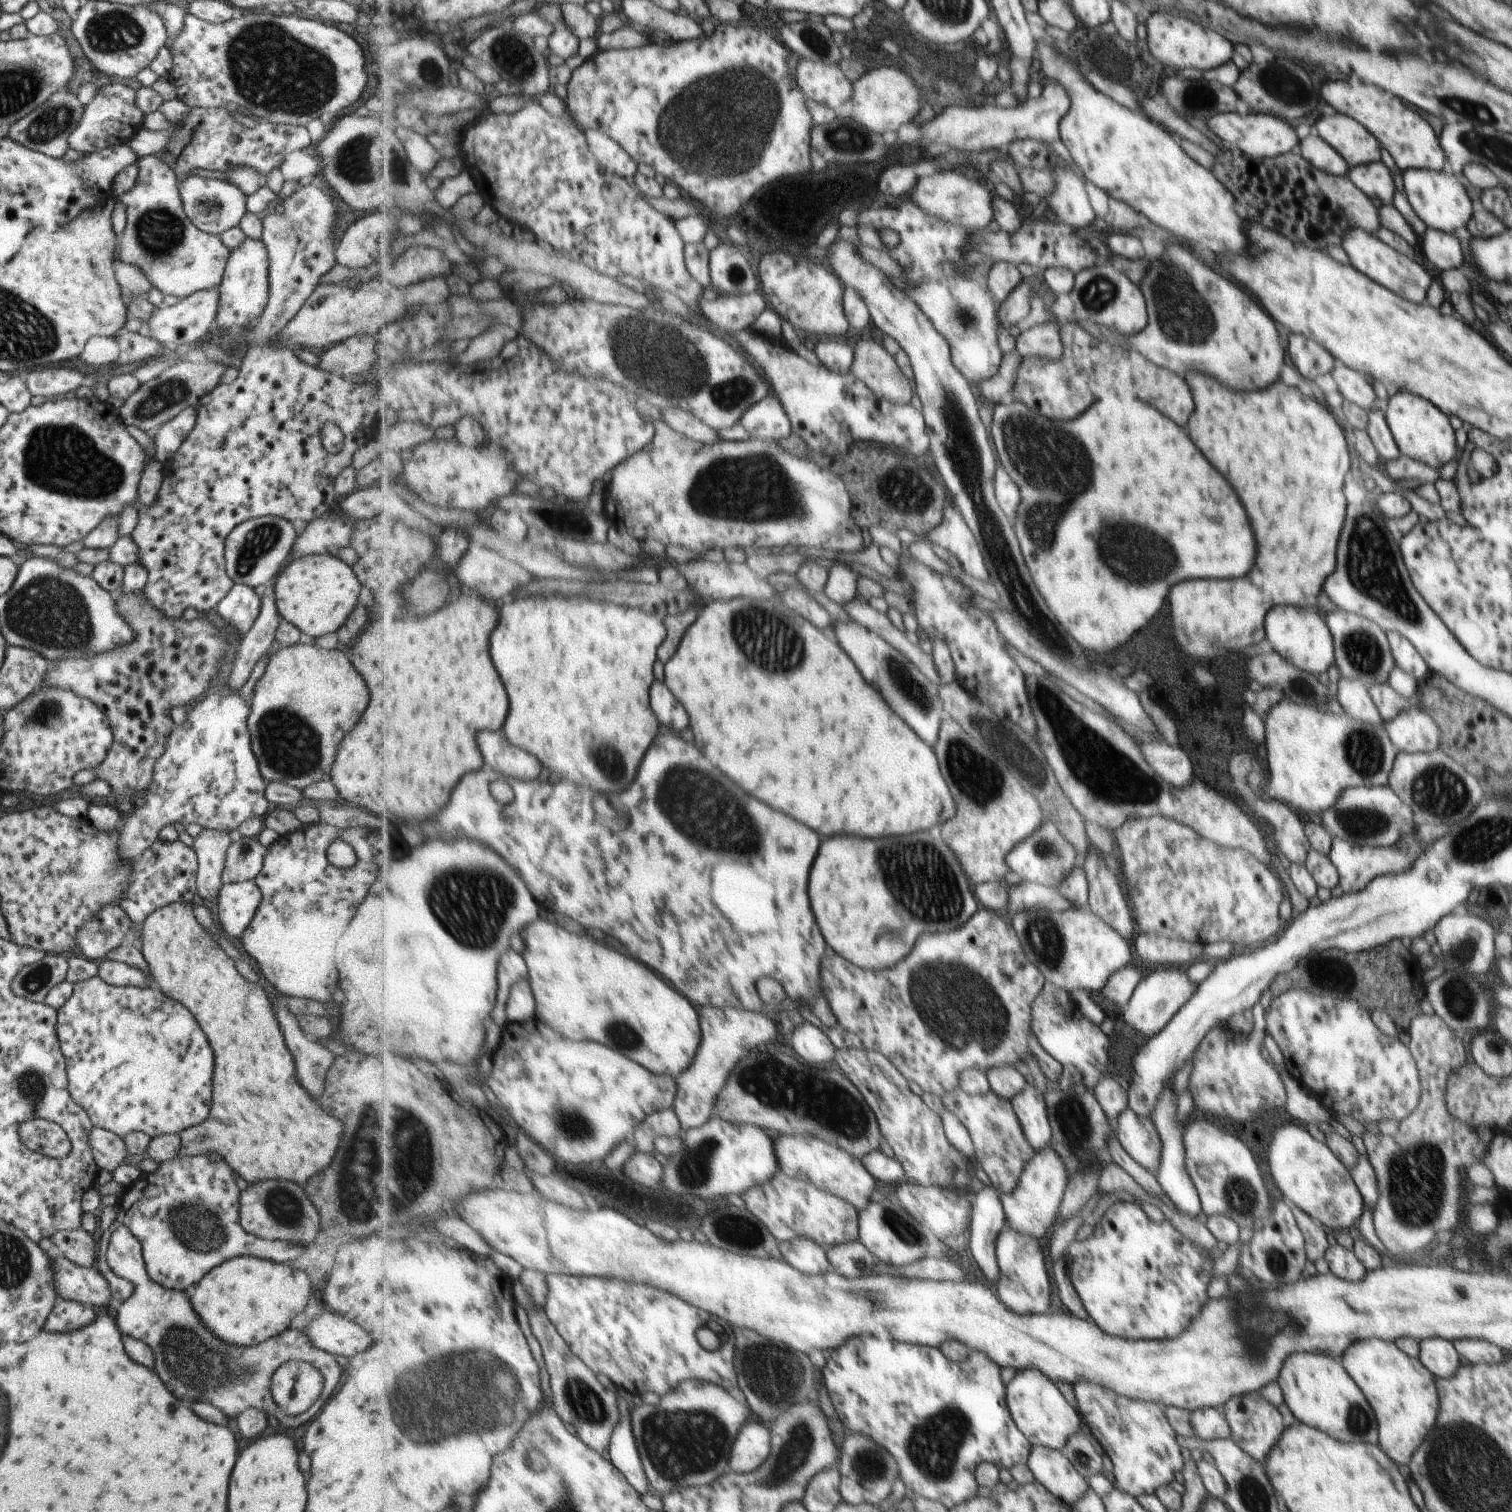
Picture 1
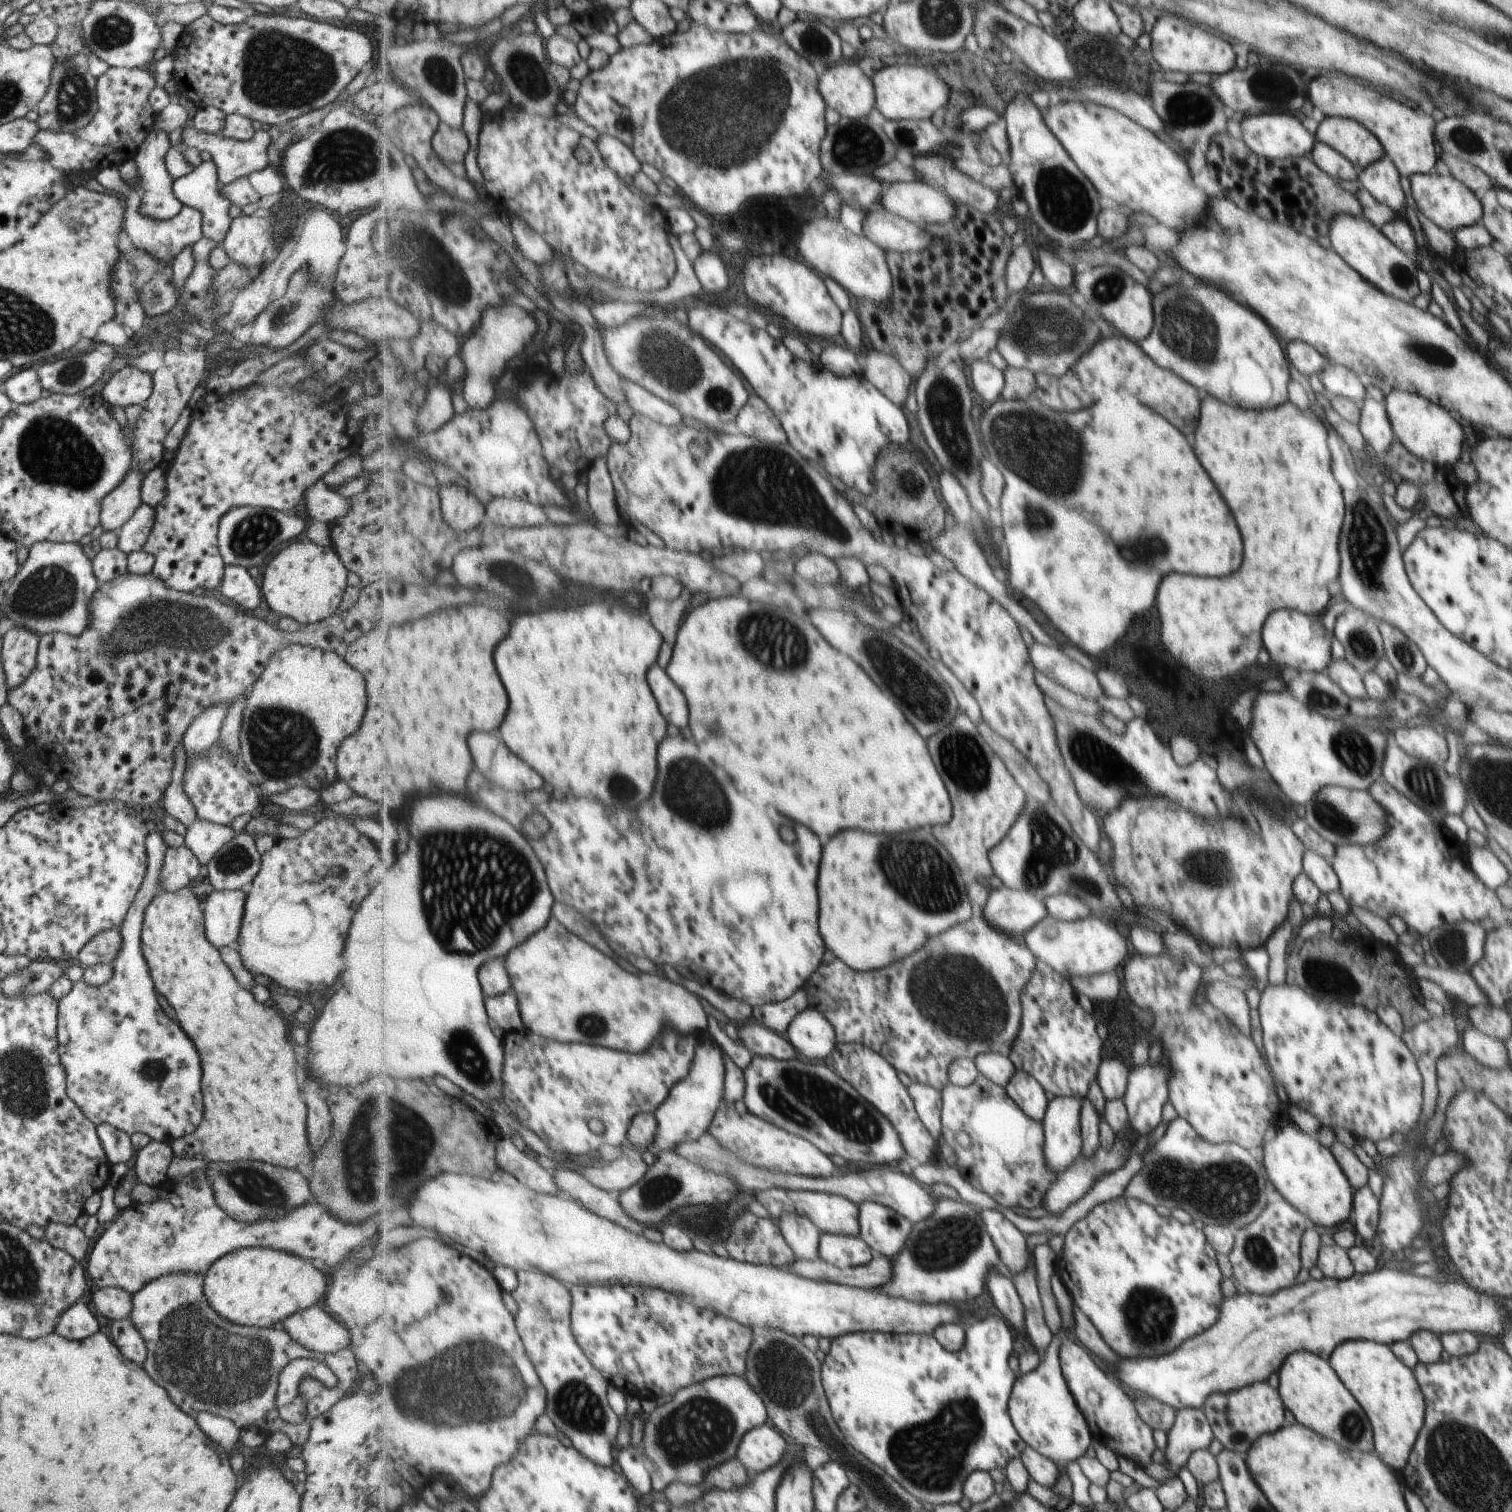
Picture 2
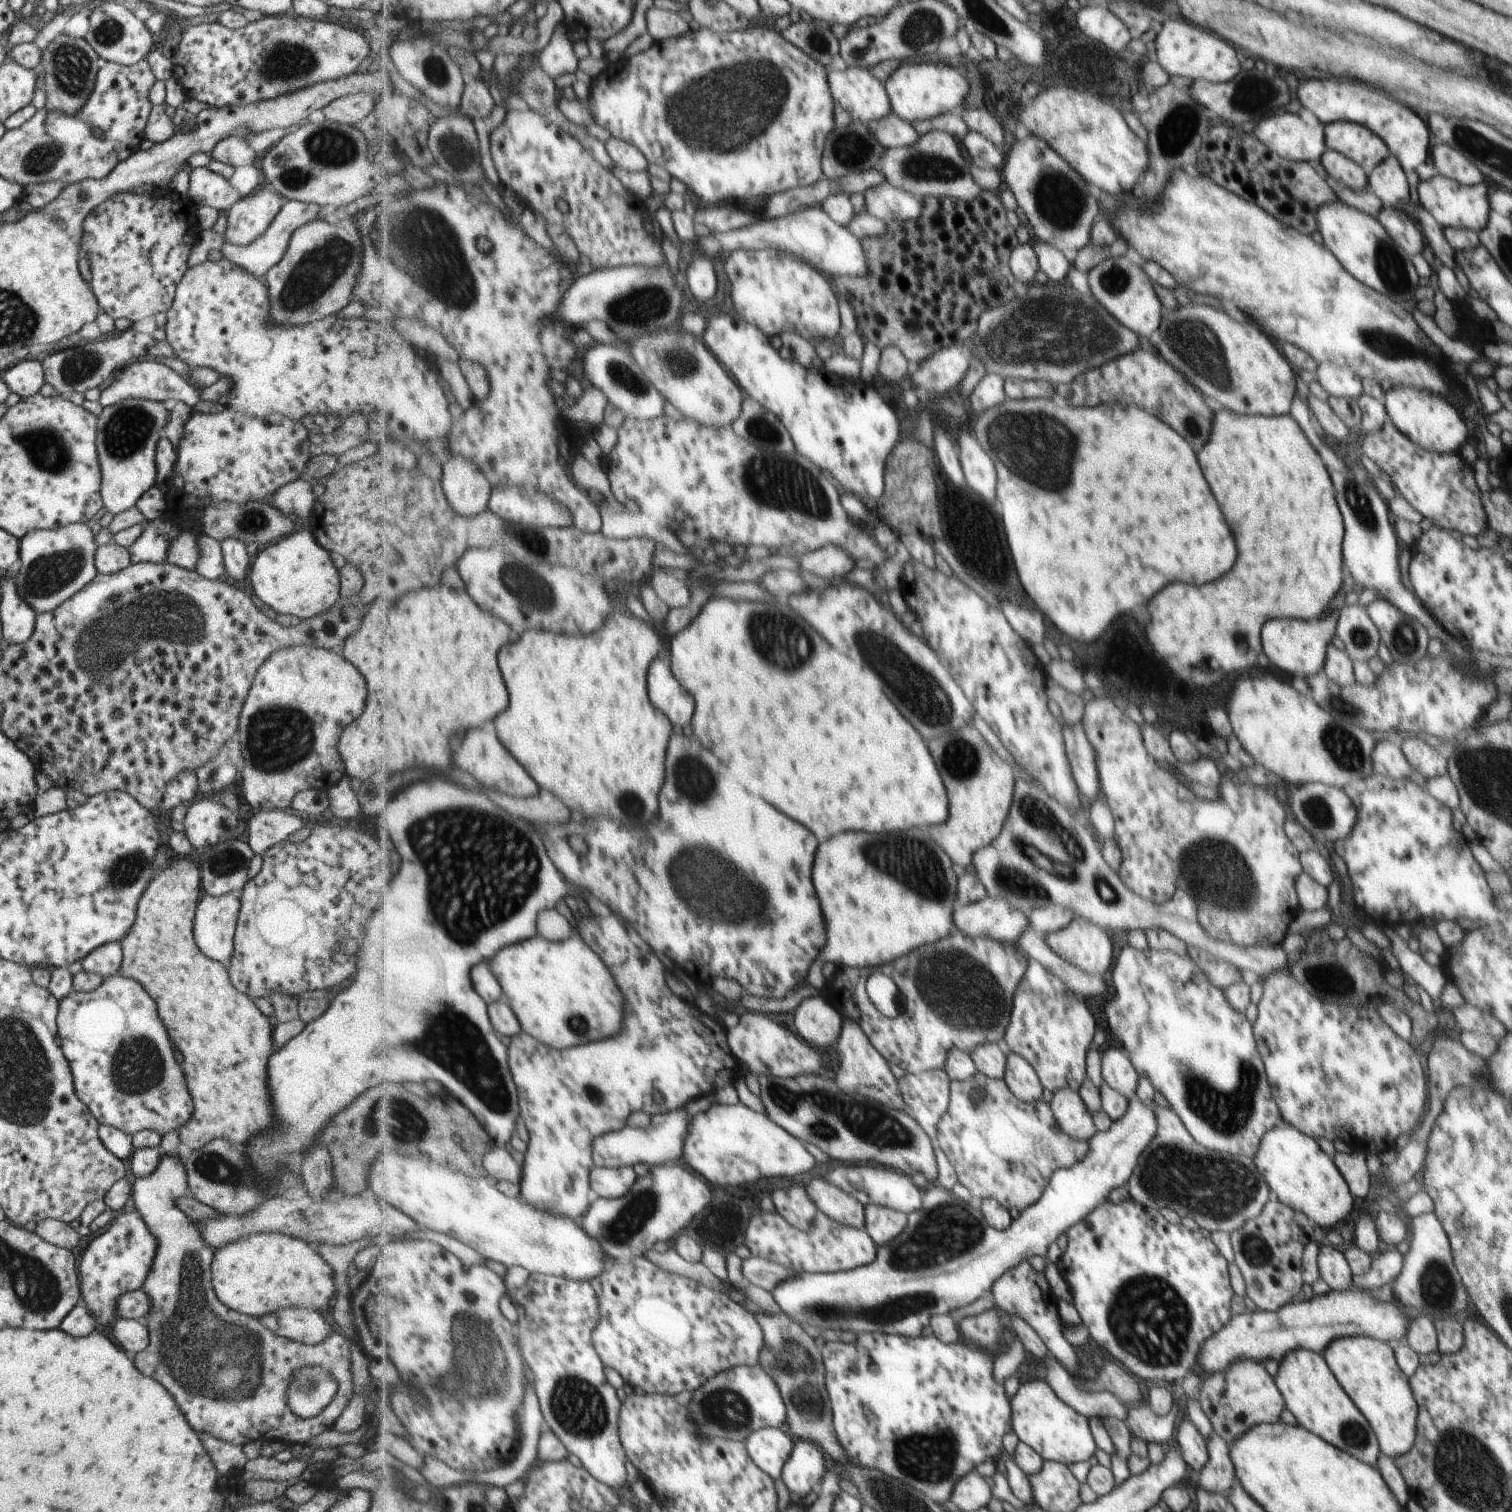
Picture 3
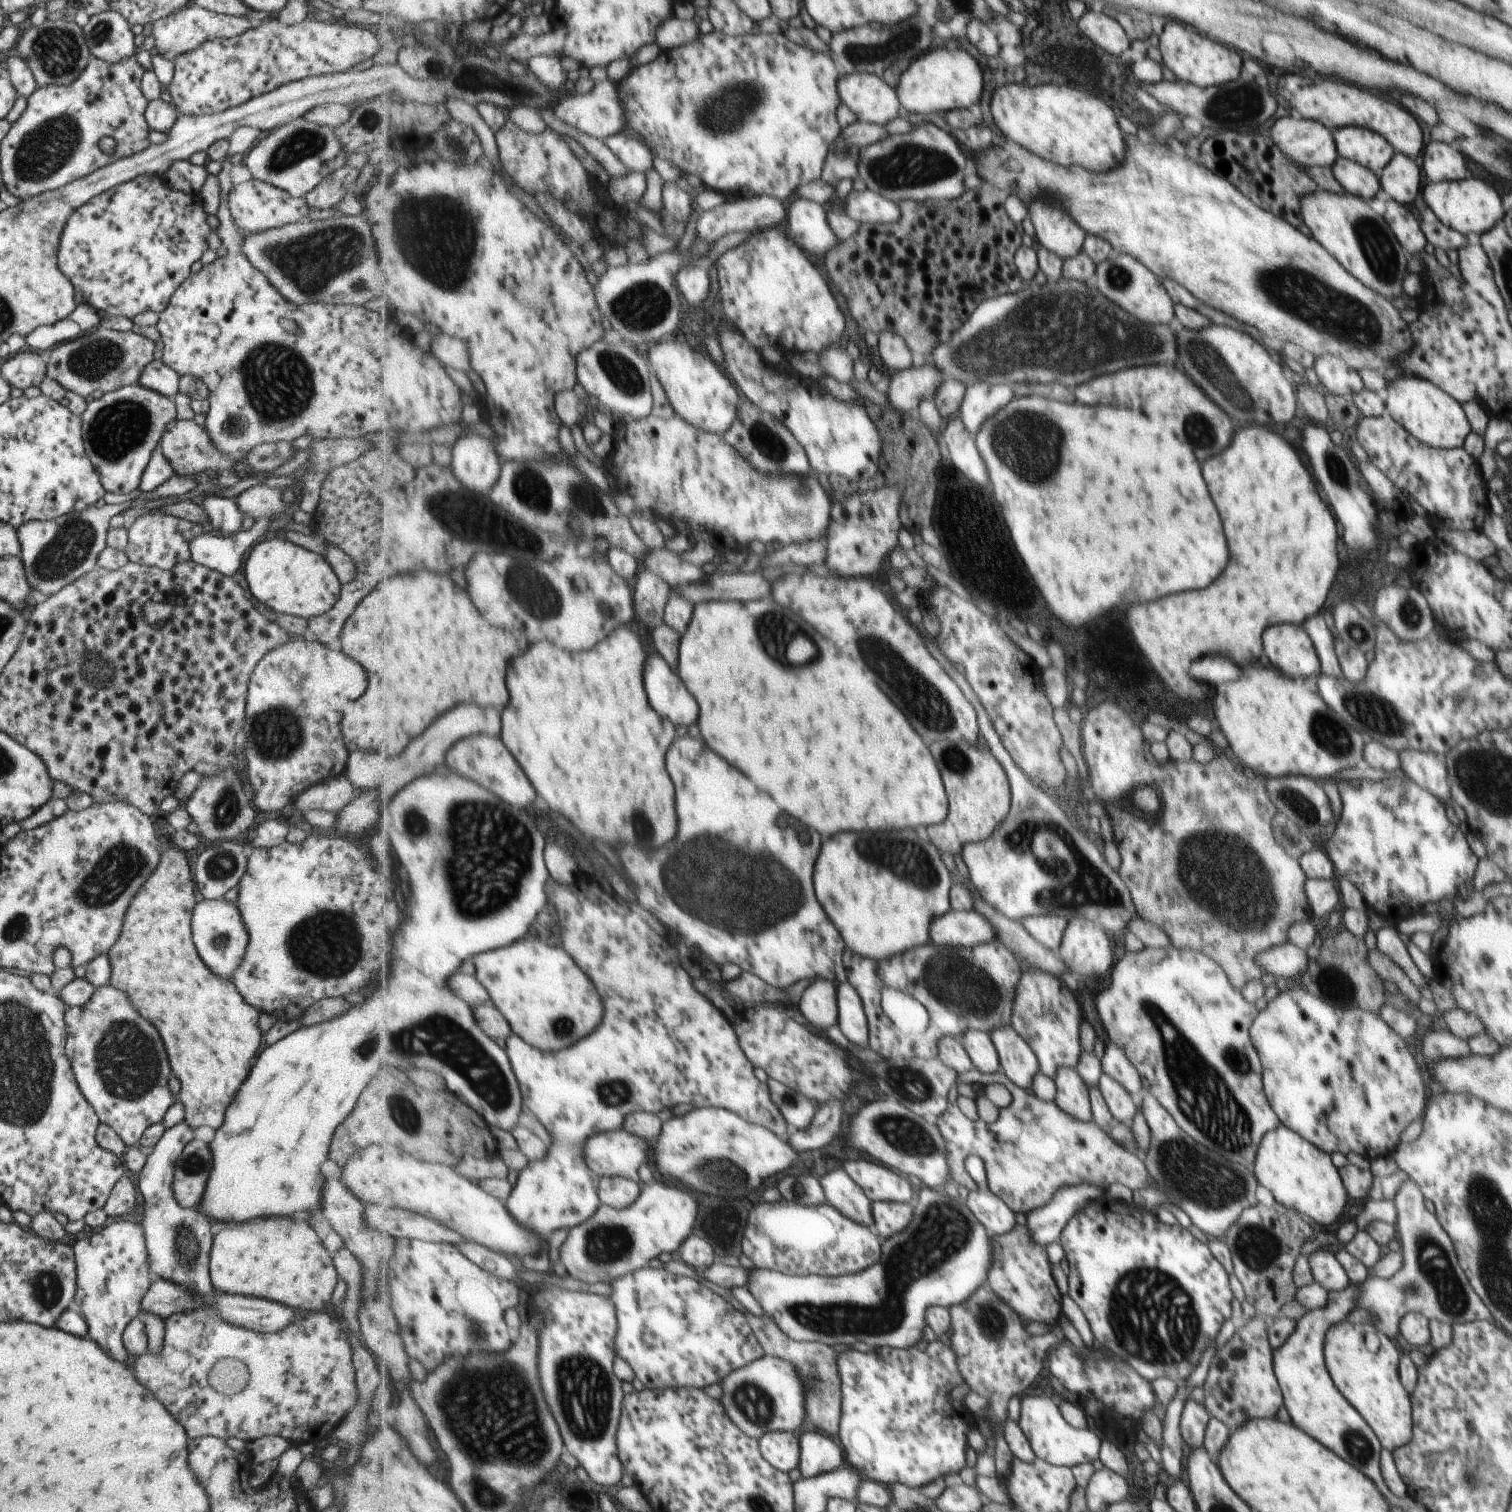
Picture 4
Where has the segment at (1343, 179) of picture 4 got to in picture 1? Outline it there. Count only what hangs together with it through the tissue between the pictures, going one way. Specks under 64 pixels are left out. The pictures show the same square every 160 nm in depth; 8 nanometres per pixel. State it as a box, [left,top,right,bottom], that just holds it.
[1297,135,1349,177]

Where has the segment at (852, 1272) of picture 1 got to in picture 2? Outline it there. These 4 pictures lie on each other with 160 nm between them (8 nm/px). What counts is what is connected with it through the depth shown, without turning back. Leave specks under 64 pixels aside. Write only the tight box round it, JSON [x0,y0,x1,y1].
[819,1234,873,1268]

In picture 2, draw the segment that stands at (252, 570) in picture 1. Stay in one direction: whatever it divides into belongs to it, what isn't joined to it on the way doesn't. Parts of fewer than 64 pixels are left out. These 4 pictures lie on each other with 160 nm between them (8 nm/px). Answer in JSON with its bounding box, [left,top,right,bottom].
[216,505,305,568]

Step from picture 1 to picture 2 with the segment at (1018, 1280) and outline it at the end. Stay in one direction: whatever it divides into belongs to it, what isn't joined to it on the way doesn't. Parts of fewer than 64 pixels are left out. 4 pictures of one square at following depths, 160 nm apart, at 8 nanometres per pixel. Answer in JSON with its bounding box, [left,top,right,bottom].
[823,1209,1029,1506]

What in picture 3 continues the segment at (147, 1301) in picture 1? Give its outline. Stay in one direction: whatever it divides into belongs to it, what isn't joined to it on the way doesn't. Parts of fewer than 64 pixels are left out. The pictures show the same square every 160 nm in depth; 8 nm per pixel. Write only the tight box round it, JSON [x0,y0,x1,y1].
[131,1153,356,1445]

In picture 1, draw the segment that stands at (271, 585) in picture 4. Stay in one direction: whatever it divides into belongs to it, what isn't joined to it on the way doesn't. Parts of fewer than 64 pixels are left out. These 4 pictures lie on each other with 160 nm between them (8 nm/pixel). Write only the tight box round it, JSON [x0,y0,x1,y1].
[273,554,366,641]

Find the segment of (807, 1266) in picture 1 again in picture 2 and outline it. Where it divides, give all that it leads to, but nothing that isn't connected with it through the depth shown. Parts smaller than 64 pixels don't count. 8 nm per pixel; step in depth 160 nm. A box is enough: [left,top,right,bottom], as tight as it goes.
[777,1213,821,1260]

